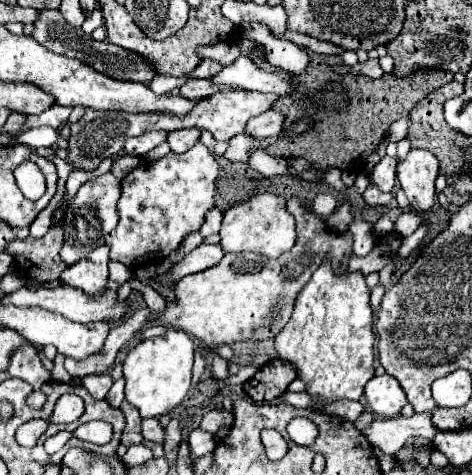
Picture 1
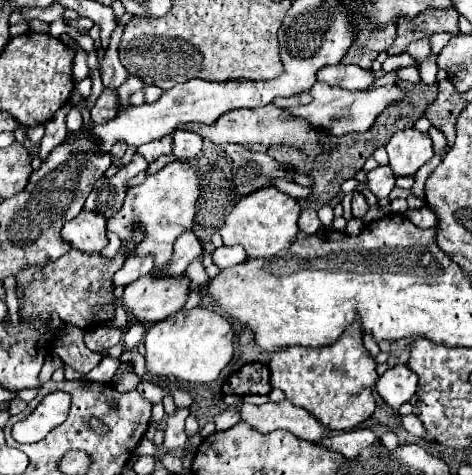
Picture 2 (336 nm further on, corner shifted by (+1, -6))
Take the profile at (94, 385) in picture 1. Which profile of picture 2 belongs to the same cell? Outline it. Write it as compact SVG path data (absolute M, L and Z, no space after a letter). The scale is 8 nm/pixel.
M103 356L103 360L85 376L87 380L91 380L91 382L99 382L99 384L103 384L103 382L111 382L113 380L113 376L115 376L115 372L117 372L117 368L119 368L119 364L121 364L121 360L119 358L113 358L113 356Z

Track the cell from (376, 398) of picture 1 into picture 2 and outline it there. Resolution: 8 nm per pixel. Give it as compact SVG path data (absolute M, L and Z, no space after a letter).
M395 366L379 376L375 390L391 408L397 410L401 404L411 400L417 390L417 380L419 378L415 376L415 372L411 372L407 366Z

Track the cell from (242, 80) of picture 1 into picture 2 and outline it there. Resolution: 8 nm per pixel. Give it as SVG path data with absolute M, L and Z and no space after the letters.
M337 64L337 66L321 68L317 72L317 80L327 82L331 86L345 88L345 90L363 90L363 88L369 88L373 84L375 76L371 70L363 70L359 66Z

